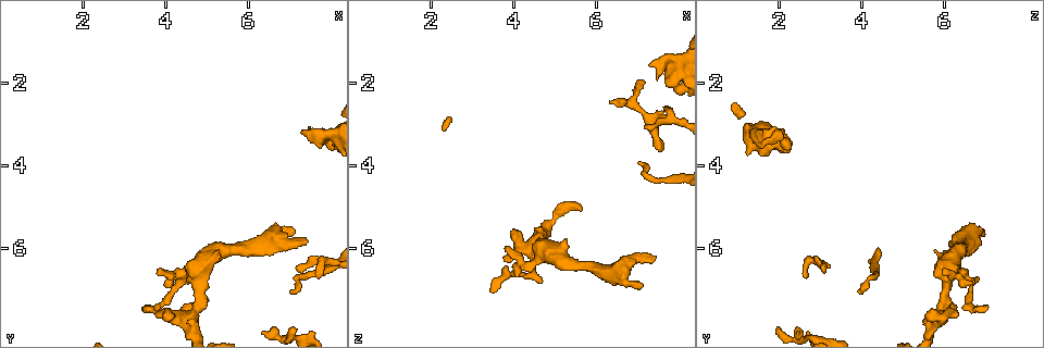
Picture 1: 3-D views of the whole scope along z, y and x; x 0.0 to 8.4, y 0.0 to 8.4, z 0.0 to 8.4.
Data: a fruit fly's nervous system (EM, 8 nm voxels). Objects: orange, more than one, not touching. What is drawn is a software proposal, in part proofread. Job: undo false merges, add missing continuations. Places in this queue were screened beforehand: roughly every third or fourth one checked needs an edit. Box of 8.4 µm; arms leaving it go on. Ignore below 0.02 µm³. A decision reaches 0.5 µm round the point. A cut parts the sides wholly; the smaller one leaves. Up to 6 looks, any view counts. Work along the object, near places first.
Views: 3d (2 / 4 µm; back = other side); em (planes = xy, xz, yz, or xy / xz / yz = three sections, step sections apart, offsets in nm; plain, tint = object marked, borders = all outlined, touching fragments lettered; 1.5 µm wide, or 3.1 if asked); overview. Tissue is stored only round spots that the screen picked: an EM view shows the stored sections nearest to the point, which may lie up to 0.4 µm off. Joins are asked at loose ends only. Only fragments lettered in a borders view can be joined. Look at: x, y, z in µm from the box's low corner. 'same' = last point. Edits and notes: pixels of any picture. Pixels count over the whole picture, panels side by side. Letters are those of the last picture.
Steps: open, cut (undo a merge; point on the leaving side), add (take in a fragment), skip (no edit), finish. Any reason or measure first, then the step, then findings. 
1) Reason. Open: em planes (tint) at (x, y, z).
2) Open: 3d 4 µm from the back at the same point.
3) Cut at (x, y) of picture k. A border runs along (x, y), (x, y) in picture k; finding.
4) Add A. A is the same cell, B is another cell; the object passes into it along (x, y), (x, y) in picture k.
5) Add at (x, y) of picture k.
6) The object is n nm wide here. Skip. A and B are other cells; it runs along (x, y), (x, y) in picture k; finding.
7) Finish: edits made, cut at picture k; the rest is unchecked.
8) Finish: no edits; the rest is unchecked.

Branch stops here. Open: em planes (borders) at (7.45, 5.90, 6.20).

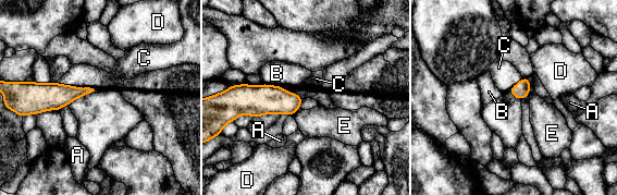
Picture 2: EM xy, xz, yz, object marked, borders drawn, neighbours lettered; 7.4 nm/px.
Add C. C is the same cell, A, B, D and E are other cells; the object passes into it along (52, 96), (76, 87), (81, 75) in picture 2; the neuron continues.

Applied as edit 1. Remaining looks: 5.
Open: overview.

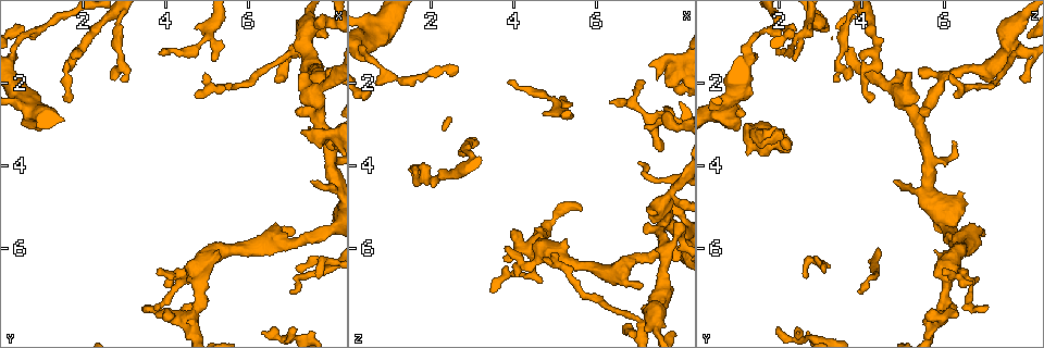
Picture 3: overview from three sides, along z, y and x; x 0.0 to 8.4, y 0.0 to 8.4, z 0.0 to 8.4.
Open: em xz step 8 (borders) at (7.10, 7.90, 1.95).

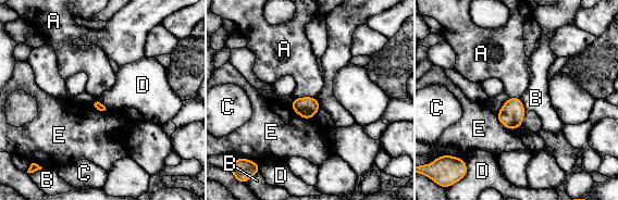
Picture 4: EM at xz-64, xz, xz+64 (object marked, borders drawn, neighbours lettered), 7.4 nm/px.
Cut it another way. Open: em planes (borders) at the same point.

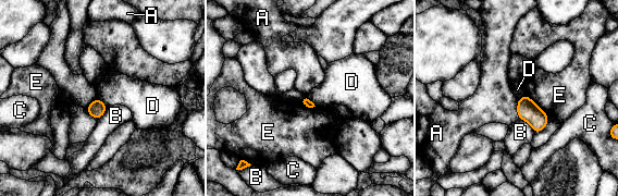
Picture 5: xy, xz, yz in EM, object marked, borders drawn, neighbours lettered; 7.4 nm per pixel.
The longest contact is with E, 190 nm. Skip. A, B, C, D and E are other cells; none of them fits.

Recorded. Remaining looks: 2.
Finish: edits made, add at picture 2; the rest is unchecked.

